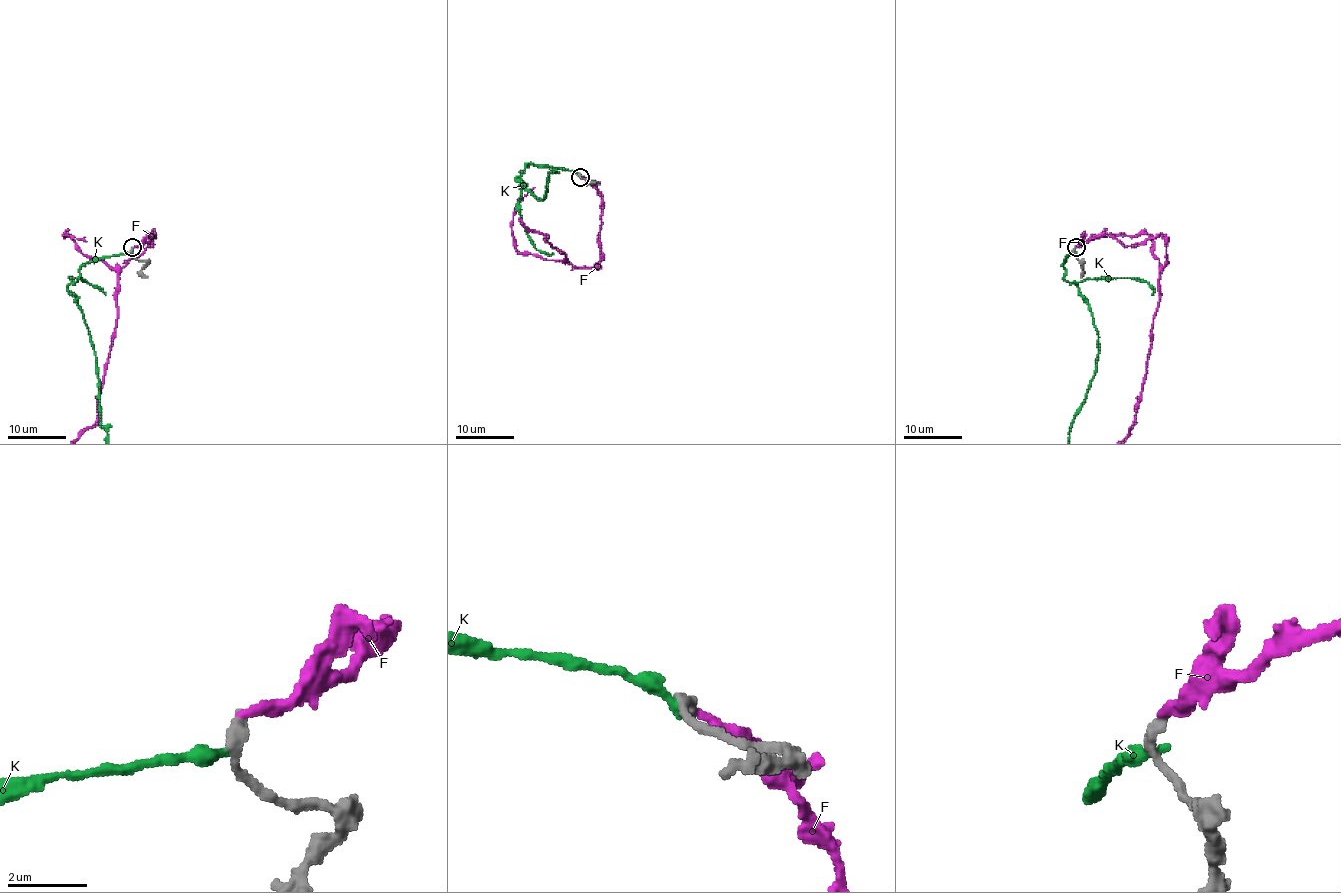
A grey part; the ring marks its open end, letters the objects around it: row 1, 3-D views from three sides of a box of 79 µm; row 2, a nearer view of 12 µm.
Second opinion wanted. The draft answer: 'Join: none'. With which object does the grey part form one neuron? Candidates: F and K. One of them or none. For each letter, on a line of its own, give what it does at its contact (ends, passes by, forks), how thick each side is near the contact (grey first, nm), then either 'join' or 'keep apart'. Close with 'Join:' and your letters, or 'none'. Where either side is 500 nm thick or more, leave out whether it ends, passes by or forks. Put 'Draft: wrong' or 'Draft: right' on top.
Draft: right
F: it ends; calibres 320 and 240 nm; keep apart
K: it ends; calibres 360 and 360 nm; keep apart
Join: none

